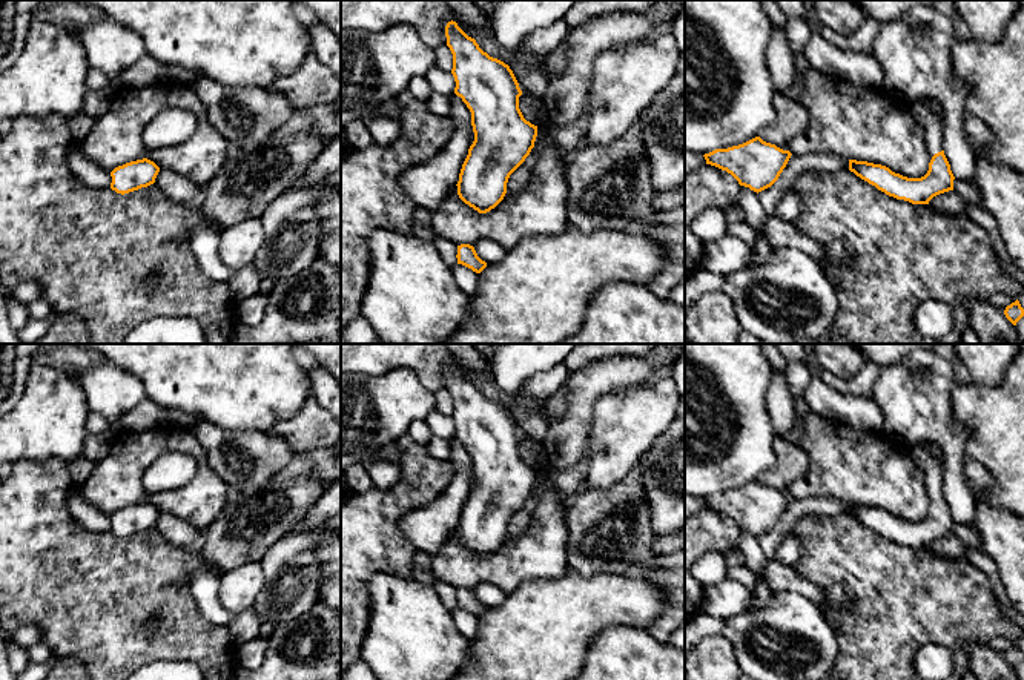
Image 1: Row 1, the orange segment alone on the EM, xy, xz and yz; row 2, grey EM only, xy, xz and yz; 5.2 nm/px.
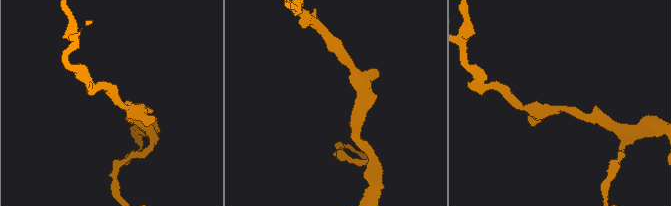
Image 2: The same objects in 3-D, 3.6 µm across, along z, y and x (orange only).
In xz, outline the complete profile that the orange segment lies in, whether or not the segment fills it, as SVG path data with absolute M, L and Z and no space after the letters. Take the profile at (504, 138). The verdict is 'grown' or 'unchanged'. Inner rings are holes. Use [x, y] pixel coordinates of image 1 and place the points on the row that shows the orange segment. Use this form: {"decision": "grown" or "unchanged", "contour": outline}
{"decision": "unchanged", "contour": "M453 20L445 26L445 37L453 54L454 94L470 109L474 132L456 184L457 195L479 213L487 213L504 200L510 175L534 147L537 126L527 121L519 109L522 91L508 64L484 52Z"}

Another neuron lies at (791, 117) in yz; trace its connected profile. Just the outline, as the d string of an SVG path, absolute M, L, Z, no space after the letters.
M777 94L772 103L775 120L758 137L766 143L786 149L794 137L809 127L809 112L798 100L788 98L785 94Z

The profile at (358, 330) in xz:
M356 316L353 321L350 321L344 330L341 332L341 336L348 344L378 344L379 338L370 322L364 316Z

